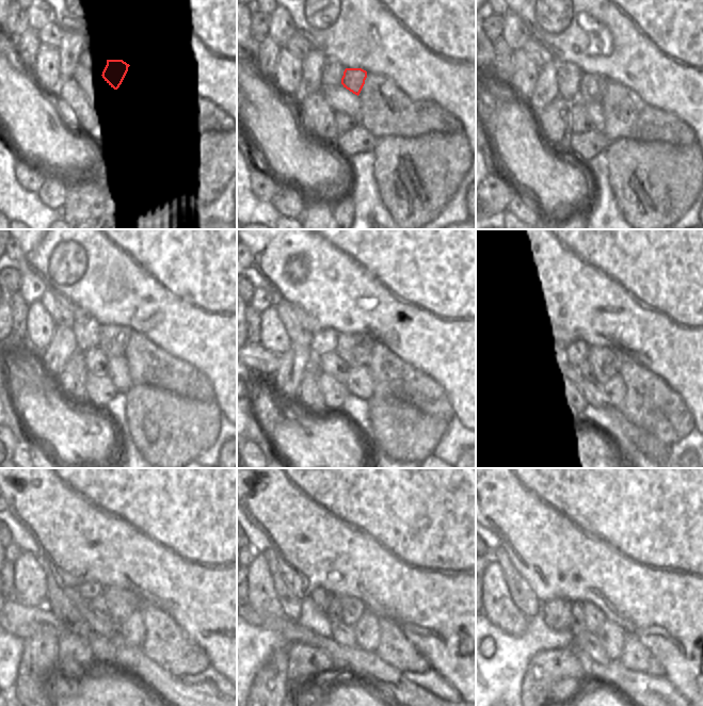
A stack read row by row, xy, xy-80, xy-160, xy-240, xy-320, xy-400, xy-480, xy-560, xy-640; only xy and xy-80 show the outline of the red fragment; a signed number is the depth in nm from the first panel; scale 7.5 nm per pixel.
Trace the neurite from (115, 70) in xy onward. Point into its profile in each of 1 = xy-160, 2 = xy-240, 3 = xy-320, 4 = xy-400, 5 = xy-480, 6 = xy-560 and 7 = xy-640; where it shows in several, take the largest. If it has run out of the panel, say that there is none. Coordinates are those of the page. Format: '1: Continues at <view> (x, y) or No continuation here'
1: Continues at xy-160 (592, 89)
2: Continues at xy-240 (114, 339)
3: Continues at xy-320 (355, 349)
4: Continues at xy-400 (602, 363)
5: Continues at xy-480 (121, 603)
6: Continues at xy-560 (352, 609)
7: Continues at xy-640 (594, 618)

